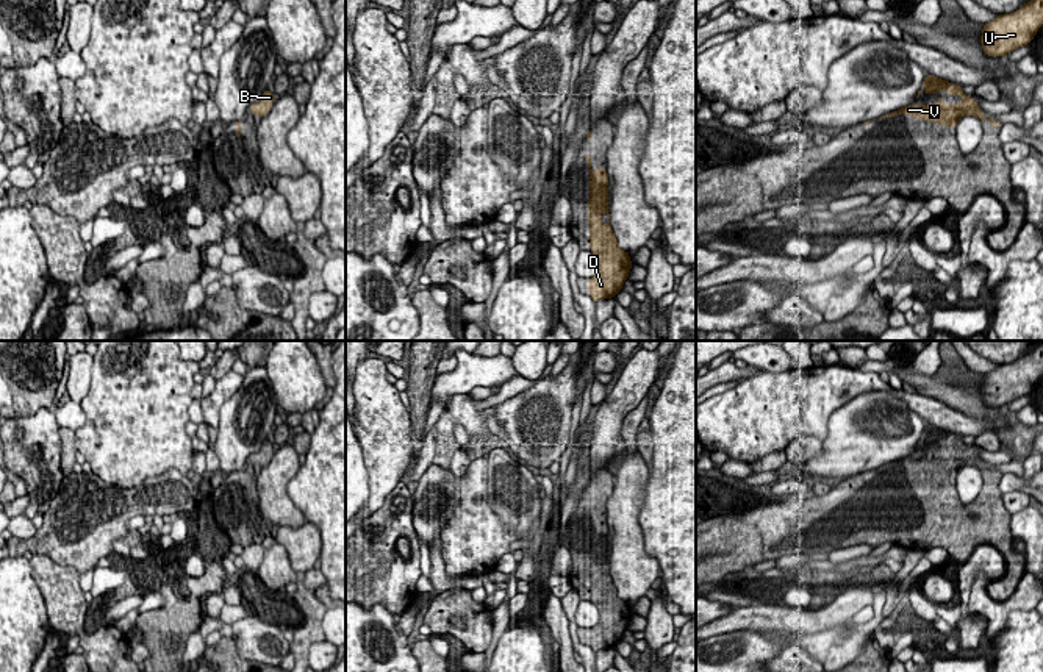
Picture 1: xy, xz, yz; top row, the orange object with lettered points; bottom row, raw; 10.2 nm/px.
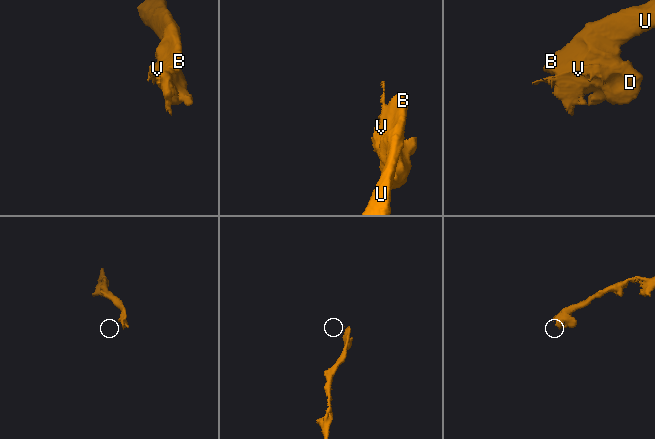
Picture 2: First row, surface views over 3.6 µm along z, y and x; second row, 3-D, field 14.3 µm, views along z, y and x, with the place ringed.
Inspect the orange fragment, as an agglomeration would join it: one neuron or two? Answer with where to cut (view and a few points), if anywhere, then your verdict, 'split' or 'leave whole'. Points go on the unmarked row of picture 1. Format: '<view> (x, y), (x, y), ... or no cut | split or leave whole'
no cut | leave whole

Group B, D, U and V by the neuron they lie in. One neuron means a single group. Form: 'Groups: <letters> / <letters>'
Groups: B D U V

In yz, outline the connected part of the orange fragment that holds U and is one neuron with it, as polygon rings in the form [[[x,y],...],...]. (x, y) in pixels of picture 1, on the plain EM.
[[[1043,342],[1032,352],[1026,352],[1012,364],[998,364],[984,374],[980,394],[984,402],[991,406],[1004,406],[1020,397],[1030,394],[1038,378],[1043,375]]]

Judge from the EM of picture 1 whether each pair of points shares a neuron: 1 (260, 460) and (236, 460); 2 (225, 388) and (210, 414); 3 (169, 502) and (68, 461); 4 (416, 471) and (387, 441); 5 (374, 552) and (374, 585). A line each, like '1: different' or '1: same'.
1: different
2: same
3: different
4: different
5: same

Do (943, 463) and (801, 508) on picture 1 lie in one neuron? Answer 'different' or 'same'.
same

